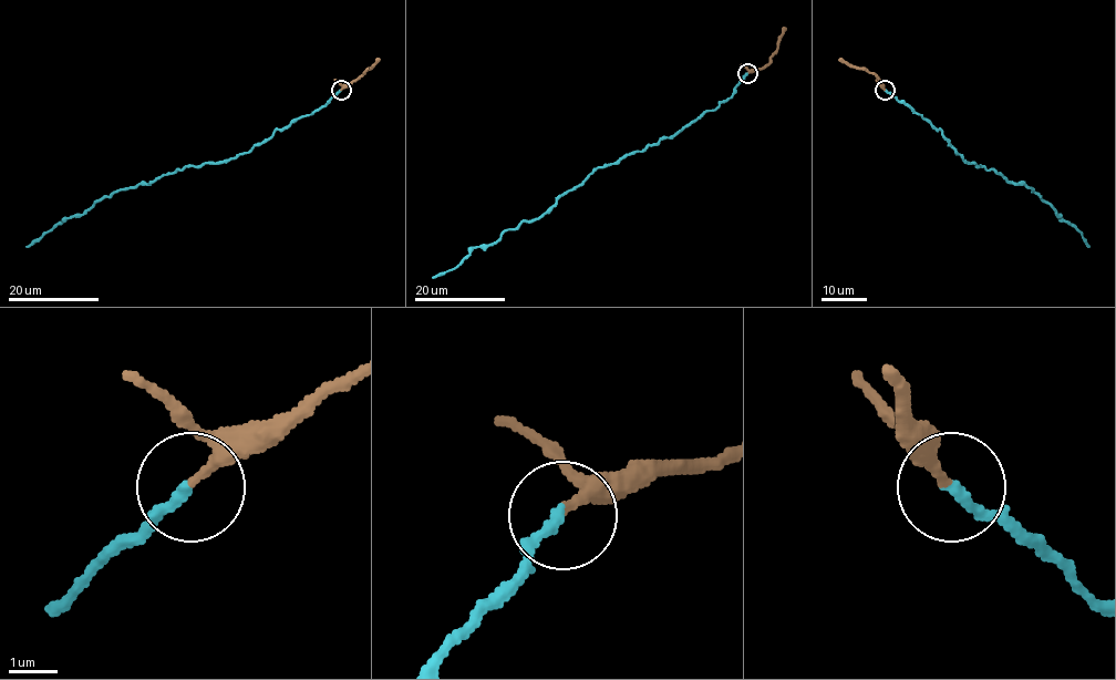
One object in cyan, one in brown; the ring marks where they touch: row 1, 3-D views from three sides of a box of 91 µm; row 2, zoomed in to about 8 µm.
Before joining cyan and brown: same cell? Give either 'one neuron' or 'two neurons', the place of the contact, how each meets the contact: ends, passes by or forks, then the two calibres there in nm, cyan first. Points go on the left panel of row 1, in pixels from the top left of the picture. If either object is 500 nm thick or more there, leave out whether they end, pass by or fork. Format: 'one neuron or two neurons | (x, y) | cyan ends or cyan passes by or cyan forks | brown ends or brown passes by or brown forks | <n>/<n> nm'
one neuron | (341, 90) | cyan ends | brown ends | 240/220 nm

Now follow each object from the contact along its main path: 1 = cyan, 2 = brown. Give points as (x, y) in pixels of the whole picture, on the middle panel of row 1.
1: (746, 73), (714, 109), (642, 151), (596, 167), (540, 216), (507, 228), (432, 278)
2: (746, 72), (762, 69), (770, 62), (784, 27)

